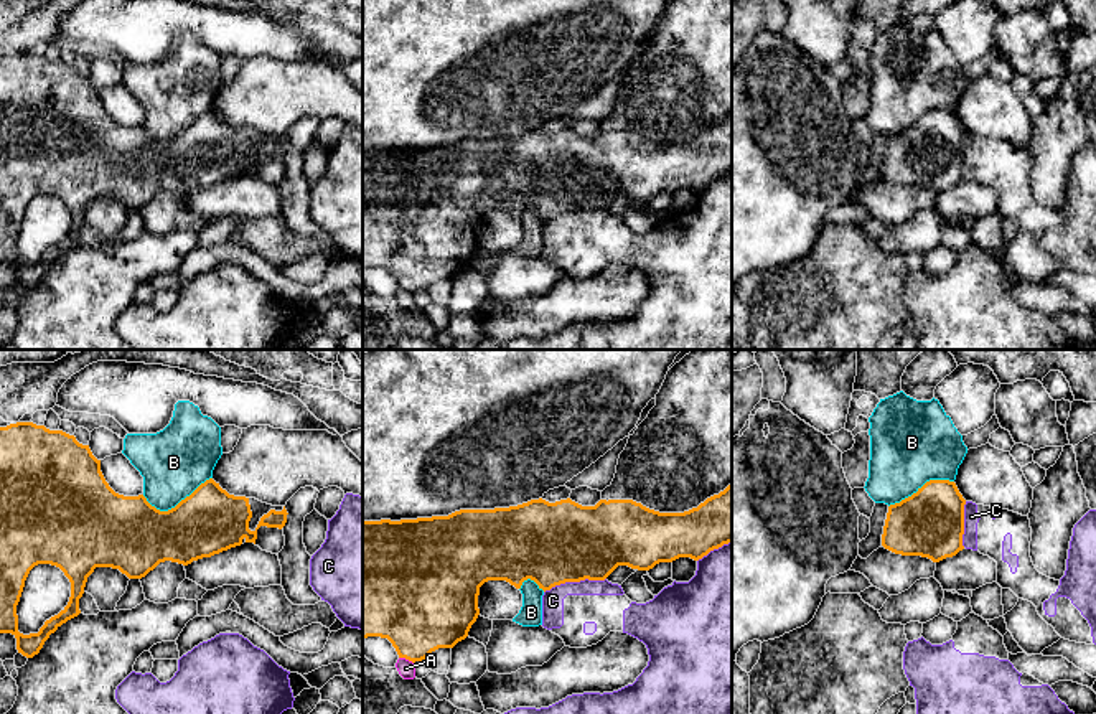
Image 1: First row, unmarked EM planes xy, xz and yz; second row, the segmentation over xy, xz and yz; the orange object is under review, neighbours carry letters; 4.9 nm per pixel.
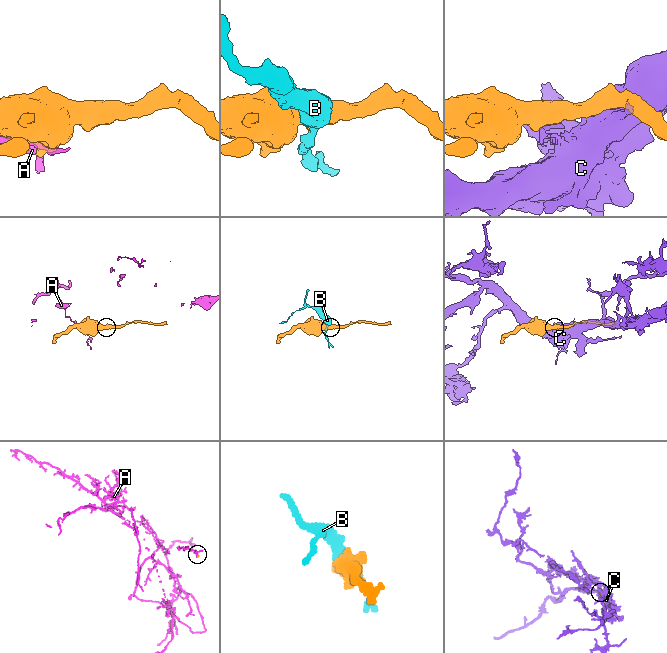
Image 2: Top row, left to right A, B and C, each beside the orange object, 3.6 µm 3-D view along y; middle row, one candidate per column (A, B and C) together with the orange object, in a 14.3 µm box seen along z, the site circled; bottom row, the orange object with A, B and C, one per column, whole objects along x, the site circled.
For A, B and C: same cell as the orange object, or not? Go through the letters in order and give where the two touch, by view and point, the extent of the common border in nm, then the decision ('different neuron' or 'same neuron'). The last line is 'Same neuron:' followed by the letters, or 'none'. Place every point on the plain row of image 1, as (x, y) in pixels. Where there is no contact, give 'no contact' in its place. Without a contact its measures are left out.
A: xz (406, 289) | 80 nm | different neuron
B: xy (178, 134) | 360 nm | different neuron
C: xz (574, 211) | 320 nm | different neuron
Same neuron: none

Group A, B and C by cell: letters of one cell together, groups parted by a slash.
A / B / C

